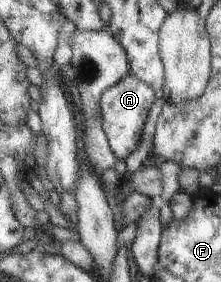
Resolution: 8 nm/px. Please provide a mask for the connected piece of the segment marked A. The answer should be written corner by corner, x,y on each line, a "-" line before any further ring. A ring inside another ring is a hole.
127,74
120,79
115,85
110,85
102,91
99,98
99,105
103,111
103,119
105,119
105,133
108,135
113,151
117,153
119,159
129,157
133,151
137,151
137,145
141,141
141,131
145,127
145,121
149,117
149,111
155,103
154,87
146,84
140,77

